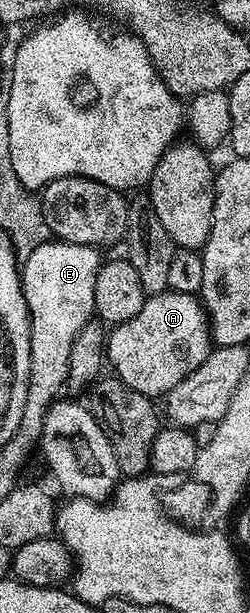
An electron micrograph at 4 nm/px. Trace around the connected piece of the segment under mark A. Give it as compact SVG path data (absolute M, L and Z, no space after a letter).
M171 289L163 294L148 295L143 308L139 308L139 316L131 316L131 320L116 323L107 334L107 362L113 365L112 373L127 388L142 393L150 400L165 396L189 373L199 368L210 349L209 319L205 316L205 307L201 305L200 297Z

